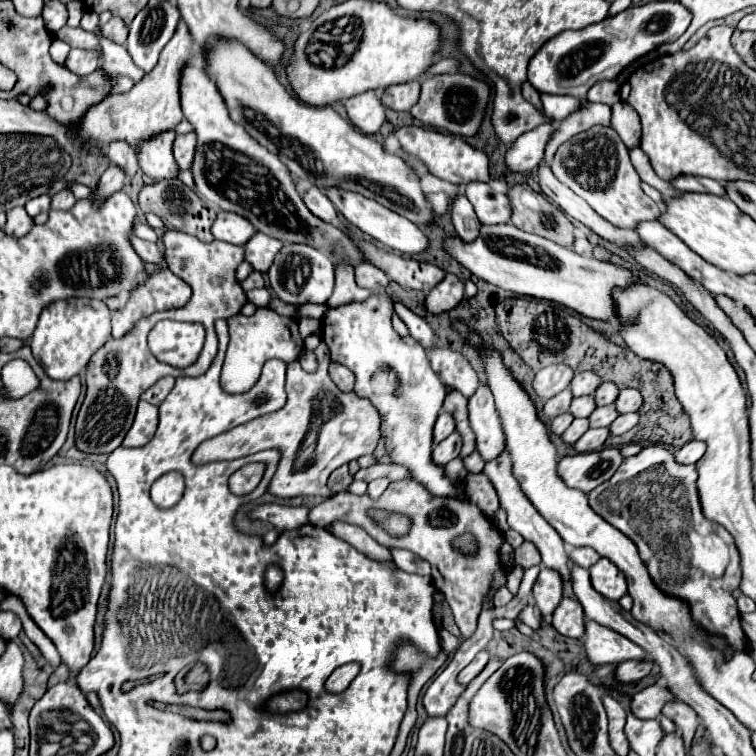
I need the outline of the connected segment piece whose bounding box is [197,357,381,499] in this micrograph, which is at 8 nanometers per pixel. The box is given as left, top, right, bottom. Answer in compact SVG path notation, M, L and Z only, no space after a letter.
M317 357L317 359L319 359L317 373L307 373L299 365L299 361L289 363L285 407L223 433L221 443L219 435L209 441L203 441L197 447L197 465L209 463L209 445L257 445L255 449L279 447L281 461L271 479L271 485L267 487L267 493L279 499L291 499L303 495L331 497L333 493L327 486L329 475L339 465L359 459L363 455L371 455L375 451L381 439L379 431L381 419L377 409L367 399L337 389L337 385L331 381L327 373L327 367L331 363L329 357Z

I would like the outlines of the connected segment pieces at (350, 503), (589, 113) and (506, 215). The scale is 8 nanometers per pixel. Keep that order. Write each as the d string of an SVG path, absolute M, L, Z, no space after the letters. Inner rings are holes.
M485 477L485 513L489 513L489 517L485 517L483 511L469 501L455 499L455 497L437 497L437 495L429 493L415 479L393 481L379 499L371 499L367 493L365 495L349 495L349 493L335 495L333 507L337 507L337 509L335 511L313 511L311 509L309 523L315 527L325 527L335 519L345 521L345 523L365 529L379 545L383 545L387 549L407 549L407 551L419 555L421 559L425 559L431 565L433 585L449 603L449 607L453 611L453 619L455 619L462 636L468 639L473 635L473 631L477 627L477 617L481 613L483 597L489 593L497 569L503 569L503 565L499 561L499 551L501 551L501 545L505 543L505 537L503 537L503 531L497 529L495 523L491 521L493 513L499 509L499 499L497 499L497 493L487 477ZM369 507L379 507L379 509L389 509L395 513L409 515L413 519L411 533L405 535L405 539L401 539L401 541L393 539L365 515L365 511ZM465 531L473 533L477 537L477 541L481 541L481 549L479 549L477 557L461 557L451 547L451 539L457 537L457 533L465 533Z
M585 103L585 107L573 115L569 115L563 121L557 121L557 137L549 141L549 149L545 149L545 163L551 165L553 155L557 153L559 145L575 137L577 133L583 133L595 125L609 125L611 121L611 107L603 103Z
M467 183L465 195L475 207L475 213L483 225L509 223L511 207L505 193L493 191L487 183Z

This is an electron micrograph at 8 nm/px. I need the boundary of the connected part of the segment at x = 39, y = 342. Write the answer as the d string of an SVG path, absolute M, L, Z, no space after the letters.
M63 299L43 309L29 347L33 351L33 357L37 357L37 361L51 379L67 381L79 375L79 371L85 369L93 353L97 353L109 339L111 339L111 311L103 301Z

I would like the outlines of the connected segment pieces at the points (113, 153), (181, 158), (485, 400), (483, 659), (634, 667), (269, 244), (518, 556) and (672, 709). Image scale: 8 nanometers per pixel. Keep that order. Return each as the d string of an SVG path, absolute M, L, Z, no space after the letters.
M115 141L113 145L109 145L107 157L109 157L109 161L113 165L123 169L127 177L133 177L137 173L137 169L139 169L137 159L133 157L133 151L129 149L129 145L125 145L125 141Z
M195 133L177 135L175 145L173 145L173 153L175 153L175 161L181 169L191 169L193 155L195 155L195 145L197 145L197 135Z
M479 385L475 395L469 397L469 421L477 435L477 451L485 461L505 453L505 433L489 387Z
M483 649L483 651L477 653L477 657L475 657L465 669L460 671L457 676L457 681L461 684L468 684L474 677L477 677L483 669L485 669L485 665L487 665L487 651Z
M627 661L619 663L615 669L615 681L619 683L633 683L649 675L653 669L653 661Z
M255 233L245 245L245 261L259 273L267 273L275 261L275 255L283 249L283 243L265 233Z
M523 541L517 549L515 549L515 561L527 569L531 565L539 565L541 557L537 557L537 549L533 549L533 545L529 545L529 541Z
M669 701L669 705L663 707L663 715L673 719L677 729L685 737L685 747L689 749L691 741L693 741L693 735L695 735L695 729L697 729L697 723L699 723L693 709L689 705L685 705L683 701Z

